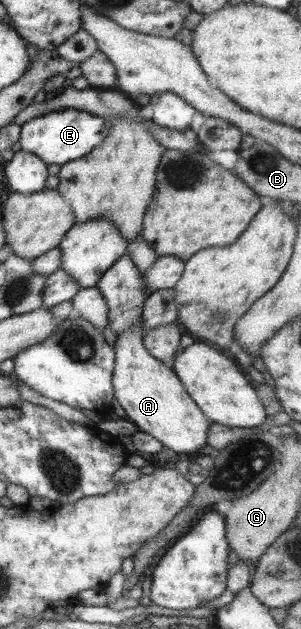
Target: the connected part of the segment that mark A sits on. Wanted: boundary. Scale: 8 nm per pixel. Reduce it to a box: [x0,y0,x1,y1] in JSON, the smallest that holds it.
[113,324,211,452]

